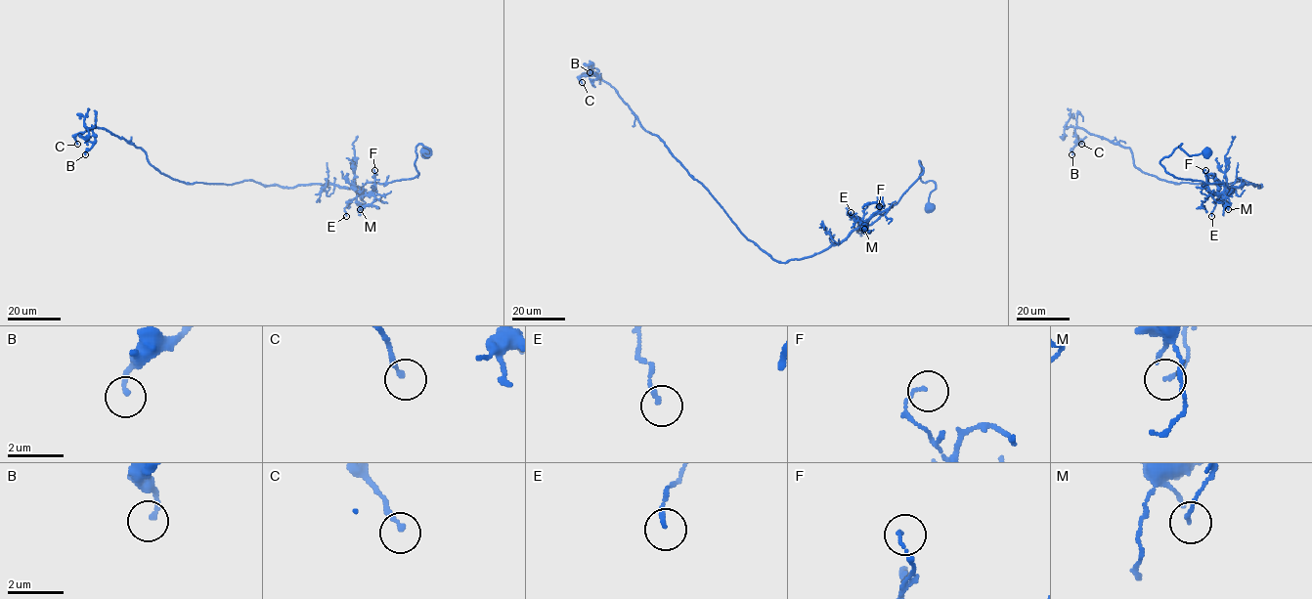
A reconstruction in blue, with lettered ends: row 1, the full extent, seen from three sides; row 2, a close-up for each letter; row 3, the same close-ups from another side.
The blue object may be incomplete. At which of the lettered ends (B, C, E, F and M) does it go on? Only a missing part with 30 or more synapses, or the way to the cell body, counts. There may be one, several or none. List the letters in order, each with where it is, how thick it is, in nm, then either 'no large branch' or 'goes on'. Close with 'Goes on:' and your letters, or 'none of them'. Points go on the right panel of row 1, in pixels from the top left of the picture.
B: place (1071, 154); calibre 160 nm; no large branch
C: place (1081, 144); calibre 160 nm; no large branch
E: place (1211, 216); calibre 150 nm; no large branch
F: place (1205, 170); calibre 90 nm; no large branch
M: place (1228, 209); calibre 100 nm; no large branch
Goes on: none of them

